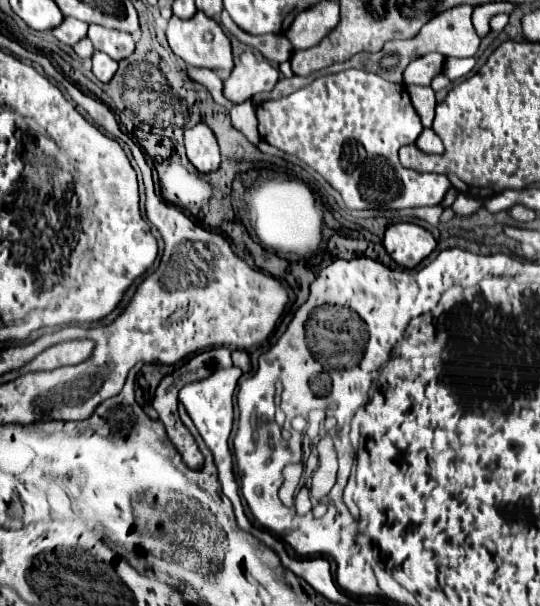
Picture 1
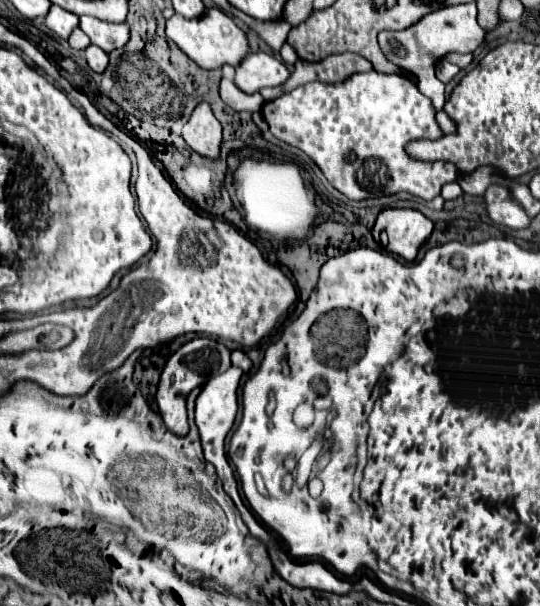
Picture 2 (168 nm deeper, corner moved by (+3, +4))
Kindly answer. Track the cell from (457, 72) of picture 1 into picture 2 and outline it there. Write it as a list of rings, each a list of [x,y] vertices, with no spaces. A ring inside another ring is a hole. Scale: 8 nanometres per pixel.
[[[441,60],[437,63],[437,75],[439,75],[439,79],[444,81],[444,83],[450,82],[455,75],[460,71],[459,67],[455,67],[454,64]]]

